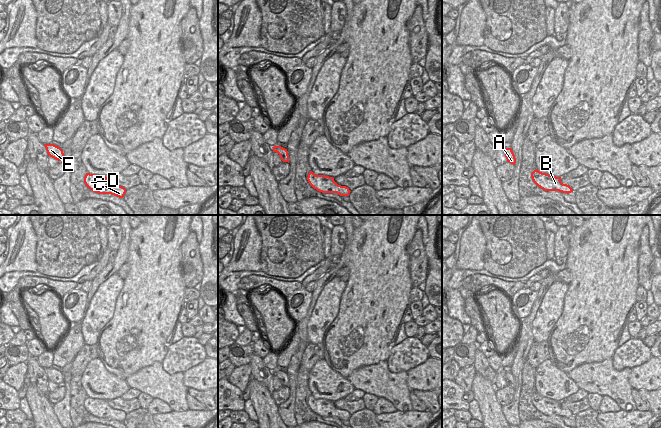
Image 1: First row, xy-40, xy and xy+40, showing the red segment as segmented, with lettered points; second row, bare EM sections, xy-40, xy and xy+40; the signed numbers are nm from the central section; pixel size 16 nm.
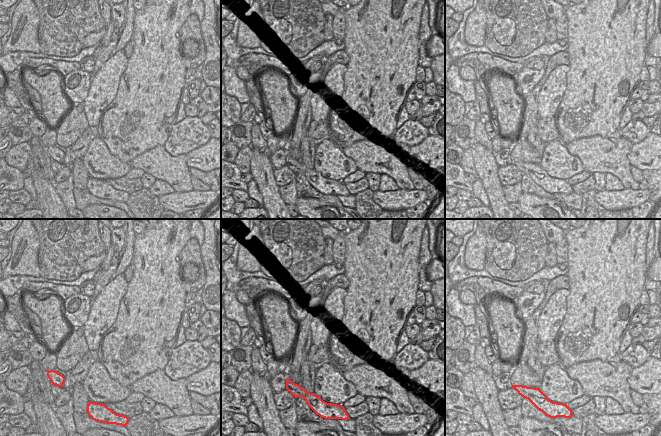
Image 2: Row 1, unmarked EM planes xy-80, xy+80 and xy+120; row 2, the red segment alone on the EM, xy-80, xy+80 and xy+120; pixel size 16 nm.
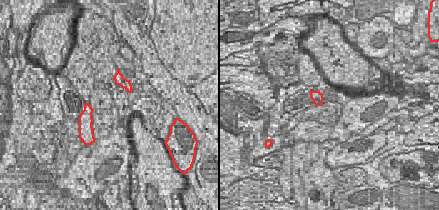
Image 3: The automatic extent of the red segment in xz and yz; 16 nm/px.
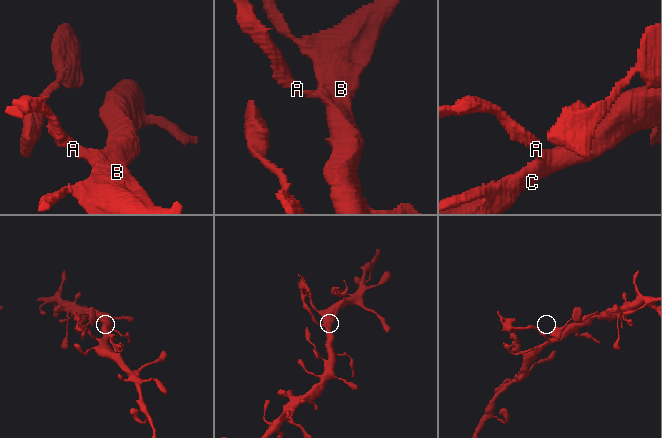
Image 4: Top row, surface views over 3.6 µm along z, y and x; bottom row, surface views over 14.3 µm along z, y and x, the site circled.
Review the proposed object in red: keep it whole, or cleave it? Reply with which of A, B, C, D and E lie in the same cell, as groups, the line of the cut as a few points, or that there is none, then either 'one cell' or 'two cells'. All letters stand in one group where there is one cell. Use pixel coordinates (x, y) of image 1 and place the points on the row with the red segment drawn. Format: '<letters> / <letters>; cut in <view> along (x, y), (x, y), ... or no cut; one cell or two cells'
A B C D / E; cut in xy-40 along (62, 150), (55, 158); two cells

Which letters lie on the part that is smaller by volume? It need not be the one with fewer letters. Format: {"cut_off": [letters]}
{"cut_off": ["E"]}

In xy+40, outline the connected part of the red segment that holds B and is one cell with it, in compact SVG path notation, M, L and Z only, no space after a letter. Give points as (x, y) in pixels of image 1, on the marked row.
M538 169L531 173L533 182L544 191L559 191L562 193L573 192L572 188L561 182L561 177L556 177L540 172Z

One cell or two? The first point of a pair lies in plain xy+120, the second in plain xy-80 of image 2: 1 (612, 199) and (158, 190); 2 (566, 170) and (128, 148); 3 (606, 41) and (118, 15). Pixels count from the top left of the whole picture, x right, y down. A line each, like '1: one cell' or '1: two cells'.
1: two cells
2: two cells
3: two cells

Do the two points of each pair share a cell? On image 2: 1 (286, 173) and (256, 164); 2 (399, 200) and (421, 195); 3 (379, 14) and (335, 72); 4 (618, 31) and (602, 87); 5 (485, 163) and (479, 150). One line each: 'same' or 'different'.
1: different
2: same
3: different
4: same
5: same

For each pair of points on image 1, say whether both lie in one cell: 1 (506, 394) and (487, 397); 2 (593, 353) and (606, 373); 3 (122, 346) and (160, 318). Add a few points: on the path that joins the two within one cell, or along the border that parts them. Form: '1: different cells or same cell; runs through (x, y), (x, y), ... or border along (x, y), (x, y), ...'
1: different cells; border along (494, 389), (496, 399), (501, 406)
2: different cells; border along (612, 358), (585, 362), (575, 367)
3: same cell; runs through (131, 338), (151, 318)

